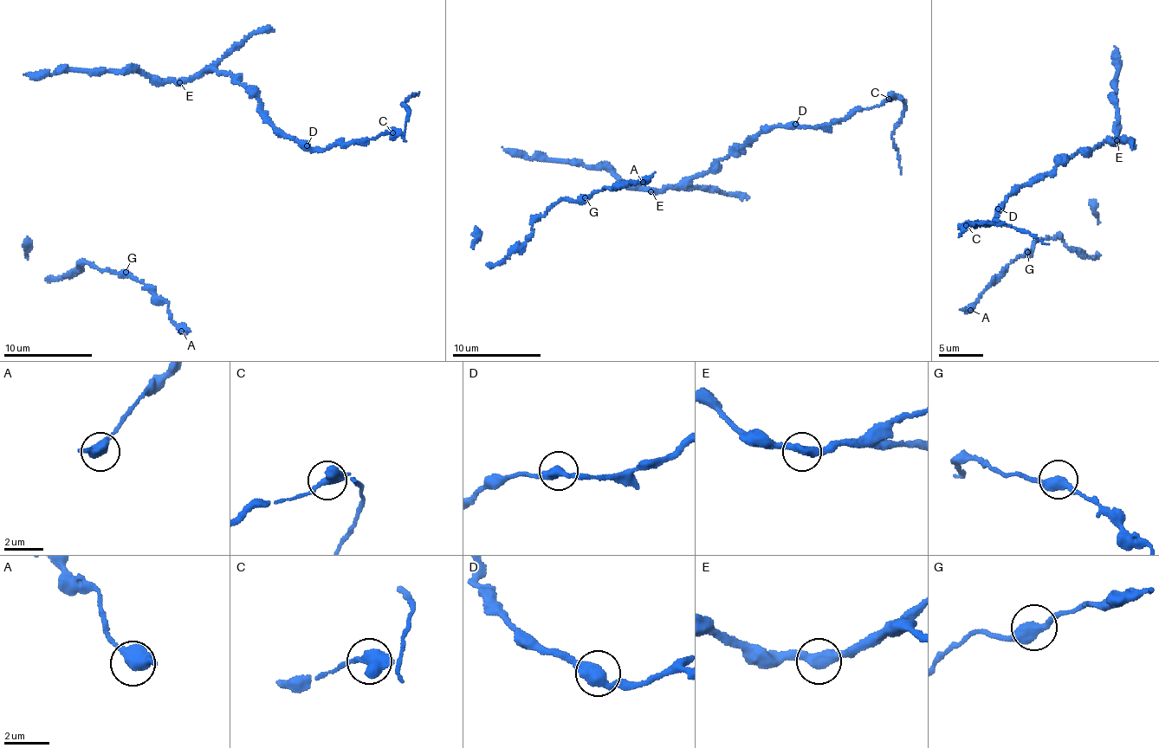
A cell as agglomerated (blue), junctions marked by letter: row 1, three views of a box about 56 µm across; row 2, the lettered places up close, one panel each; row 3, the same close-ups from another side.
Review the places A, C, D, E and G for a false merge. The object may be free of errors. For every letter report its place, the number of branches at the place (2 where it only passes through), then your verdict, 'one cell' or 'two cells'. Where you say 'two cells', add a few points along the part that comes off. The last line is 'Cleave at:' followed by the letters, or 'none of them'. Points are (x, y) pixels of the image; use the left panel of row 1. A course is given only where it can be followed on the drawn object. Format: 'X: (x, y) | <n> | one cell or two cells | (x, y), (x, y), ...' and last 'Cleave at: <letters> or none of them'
A: (181, 331) | 2 | one cell
C: (392, 132) | 2 | two cells | (391, 133), (402, 132), (410, 108), (402, 104), (409, 95), (419, 92)
D: (307, 145) | 2 | one cell
E: (179, 82) | 2 | one cell
G: (126, 272) | 2 | one cell
Cleave at: C

